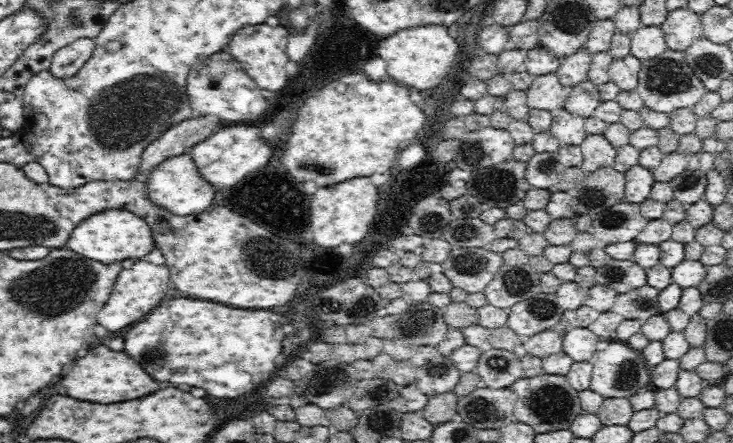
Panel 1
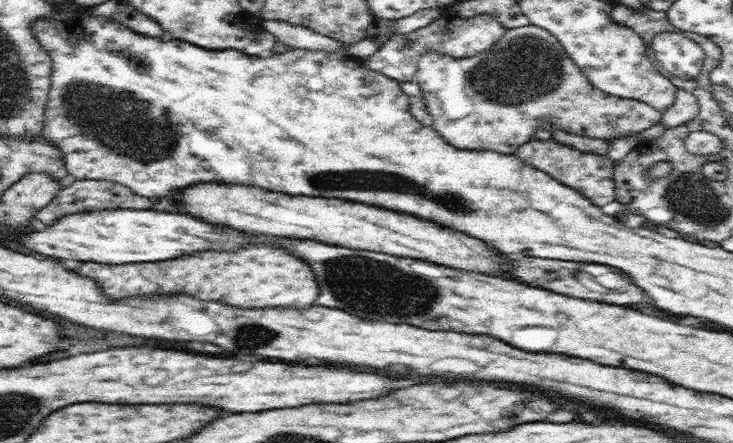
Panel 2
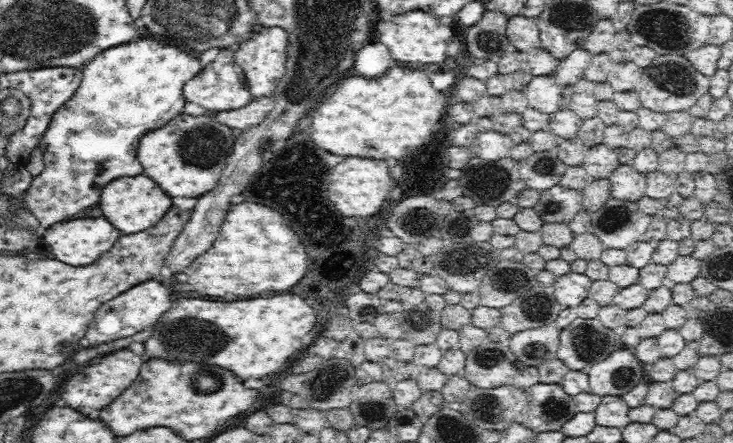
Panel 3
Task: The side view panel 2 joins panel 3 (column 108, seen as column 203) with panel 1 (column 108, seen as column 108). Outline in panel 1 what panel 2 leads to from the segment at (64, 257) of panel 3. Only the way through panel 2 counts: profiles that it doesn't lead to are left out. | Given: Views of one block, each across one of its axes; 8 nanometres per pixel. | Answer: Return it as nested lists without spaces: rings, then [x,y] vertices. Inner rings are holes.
[[[104,210],[100,214],[94,214],[92,218],[76,226],[67,244],[70,250],[104,264],[122,262],[126,258],[142,258],[154,248],[150,226],[128,210]]]

